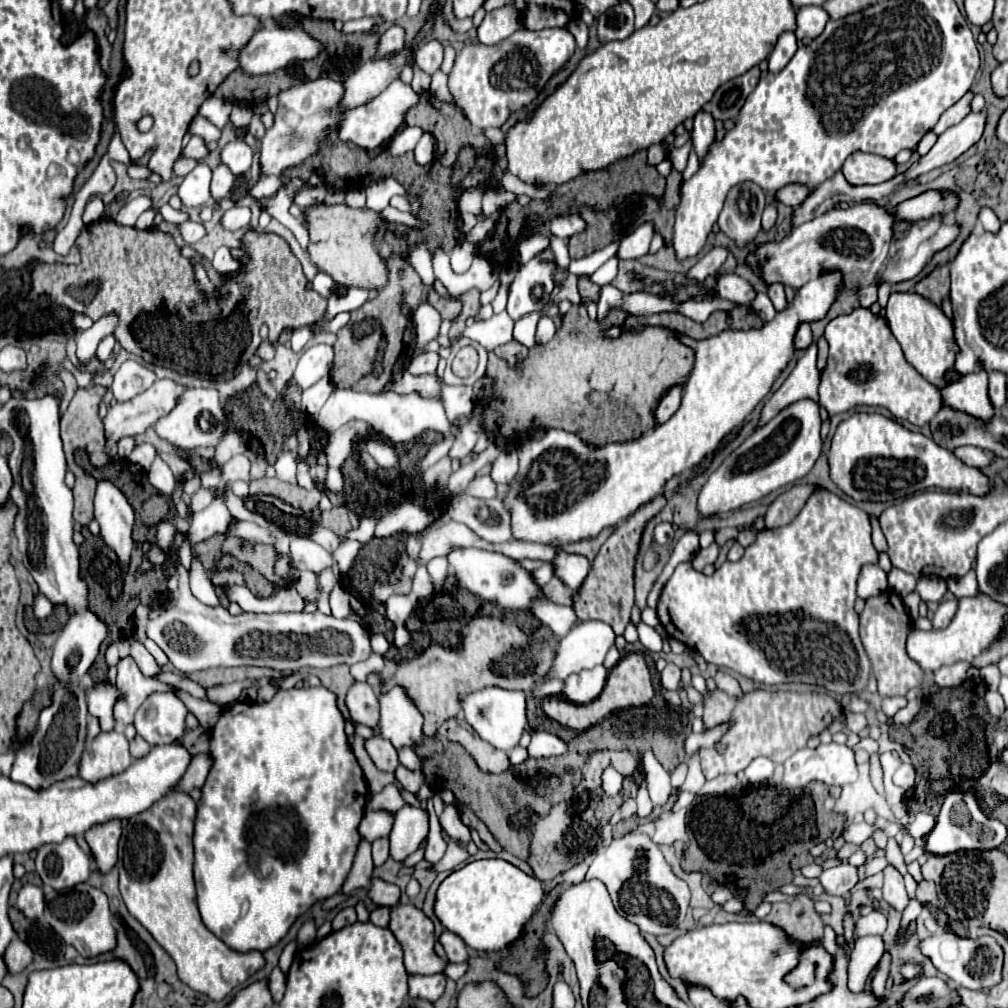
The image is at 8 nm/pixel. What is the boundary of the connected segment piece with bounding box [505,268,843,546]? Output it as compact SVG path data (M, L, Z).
M825 270L819 278L803 284L795 298L787 302L787 308L775 314L771 322L763 322L761 328L749 330L723 330L705 340L693 340L681 332L677 332L679 340L693 346L695 364L689 374L683 402L679 410L659 428L643 434L633 442L623 444L607 444L603 448L591 448L579 436L565 430L547 430L547 434L539 442L523 442L519 446L519 472L511 482L509 496L505 498L507 508L511 510L511 526L513 536L517 540L527 542L543 542L543 544L567 544L577 540L595 538L603 528L619 524L623 518L637 512L643 504L651 502L661 494L663 484L675 476L689 472L699 466L707 454L711 454L723 440L729 436L743 420L751 414L751 410L767 396L777 376L787 368L791 358L795 356L795 332L803 322L823 320L829 312L831 304L843 290L843 274L839 270Z

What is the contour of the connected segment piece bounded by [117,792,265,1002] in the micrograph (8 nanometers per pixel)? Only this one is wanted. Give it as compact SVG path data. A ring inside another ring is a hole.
M185 792L167 794L155 802L143 814L123 820L123 836L119 842L119 888L127 910L151 932L151 936L163 946L163 950L175 960L181 982L185 982L195 992L209 996L213 1002L223 1000L235 986L243 984L249 976L265 966L261 952L235 952L223 940L219 940L201 922L197 902L195 902L195 882L193 882L193 824L195 824L195 800Z

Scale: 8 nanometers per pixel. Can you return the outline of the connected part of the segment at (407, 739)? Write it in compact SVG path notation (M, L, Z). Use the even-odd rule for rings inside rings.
M393 686L387 694L381 694L379 702L379 734L383 738L387 738L395 748L423 744L423 716L401 686Z

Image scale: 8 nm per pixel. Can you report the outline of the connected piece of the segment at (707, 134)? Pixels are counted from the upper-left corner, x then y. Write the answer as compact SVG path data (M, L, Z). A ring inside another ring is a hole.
M697 112L695 120L693 120L693 150L699 156L699 162L709 154L711 142L715 142L715 122L713 116L707 112Z

